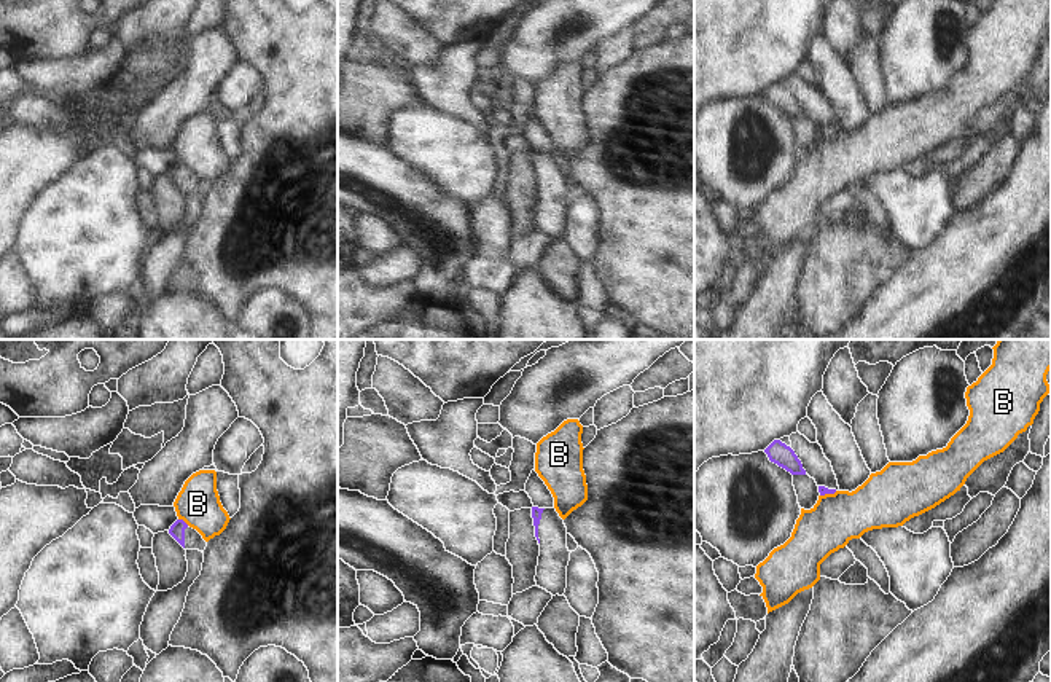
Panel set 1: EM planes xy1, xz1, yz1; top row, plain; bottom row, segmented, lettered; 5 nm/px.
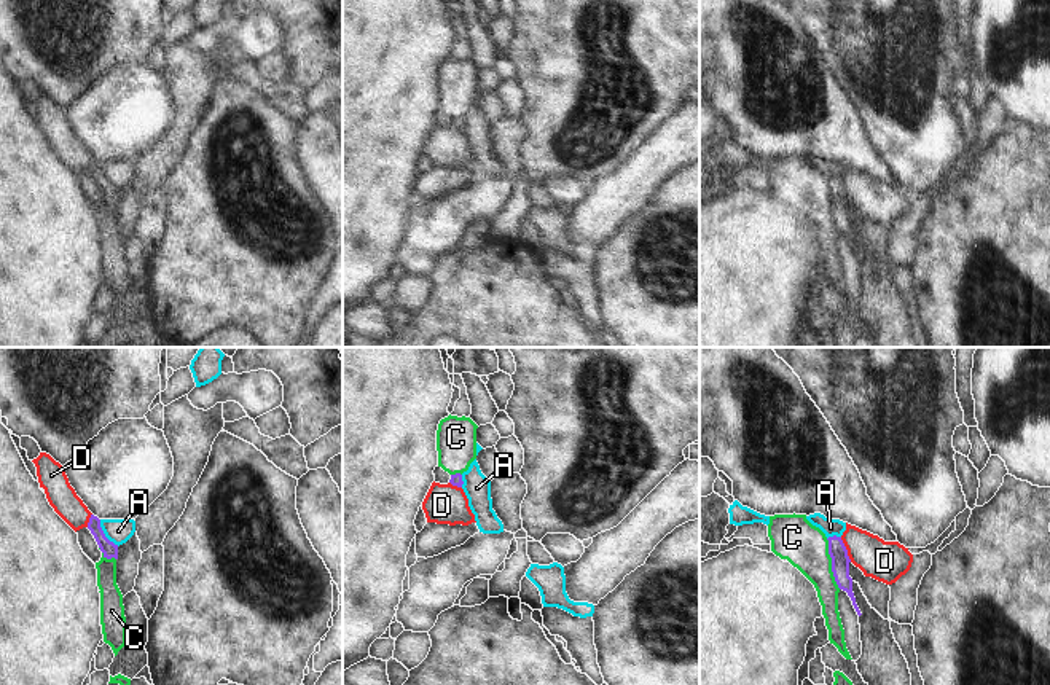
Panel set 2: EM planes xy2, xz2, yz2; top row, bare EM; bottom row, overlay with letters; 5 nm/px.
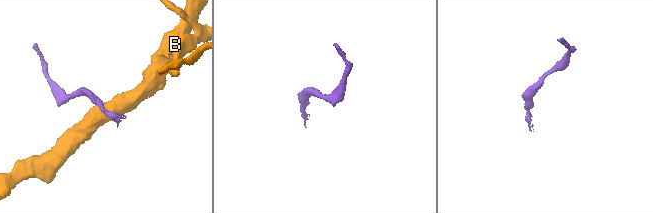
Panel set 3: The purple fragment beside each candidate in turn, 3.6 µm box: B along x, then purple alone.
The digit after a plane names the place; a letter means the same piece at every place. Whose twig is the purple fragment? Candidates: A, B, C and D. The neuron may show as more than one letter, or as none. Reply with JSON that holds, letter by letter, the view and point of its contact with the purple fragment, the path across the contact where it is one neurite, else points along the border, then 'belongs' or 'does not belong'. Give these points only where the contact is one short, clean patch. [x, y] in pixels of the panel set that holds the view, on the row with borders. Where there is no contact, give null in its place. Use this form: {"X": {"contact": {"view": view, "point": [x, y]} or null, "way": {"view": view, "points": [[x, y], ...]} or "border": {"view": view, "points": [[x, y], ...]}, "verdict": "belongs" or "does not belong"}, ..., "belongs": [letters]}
{"A": {"contact": {"view": "xy2", "point": [104, 534]}, "border": {"view": "xy2", "points": [[99, 520], [102, 532], [118, 545]]}, "verdict": "does not belong"}, "B": {"contact": {"view": "xy1", "point": [182, 520]}, "border": {"view": "xy1", "points": [[179, 518], [188, 525]]}, "verdict": "does not belong"}, "C": {"contact": {"view": "yz2", "point": [832, 564]}, "border": {"view": "yz2", "points": [[826, 539], [830, 571], [840, 588]]}, "verdict": "does not belong"}, "D": {"contact": {"view": "yz2", "point": [846, 550]}, "border": {"view": "yz2", "points": [[840, 537], [851, 561]]}, "verdict": "does not belong"}, "belongs": []}

